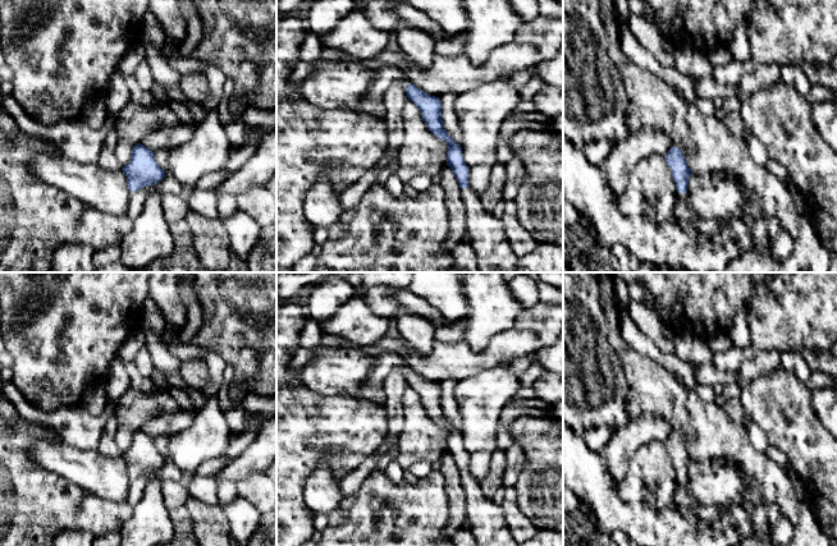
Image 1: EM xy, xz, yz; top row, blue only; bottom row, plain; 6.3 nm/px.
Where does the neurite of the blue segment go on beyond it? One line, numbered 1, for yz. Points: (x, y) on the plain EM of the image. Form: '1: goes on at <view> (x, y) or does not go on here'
1: does not go on here

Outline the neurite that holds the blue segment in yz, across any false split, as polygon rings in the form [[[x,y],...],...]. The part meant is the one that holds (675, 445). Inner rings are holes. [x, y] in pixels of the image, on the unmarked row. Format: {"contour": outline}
{"contour": [[[672,433],[664,442],[668,454],[672,458],[673,467],[676,469],[676,476],[678,480],[687,478],[689,464],[692,460],[685,444],[682,436],[678,433]]]}

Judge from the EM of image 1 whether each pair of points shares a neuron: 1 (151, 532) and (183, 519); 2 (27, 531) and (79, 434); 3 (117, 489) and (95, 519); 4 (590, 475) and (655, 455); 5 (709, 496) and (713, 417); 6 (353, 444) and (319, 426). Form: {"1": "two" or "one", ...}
{"1": "two", "2": "two", "3": "two", "4": "two", "5": "two", "6": "one"}

